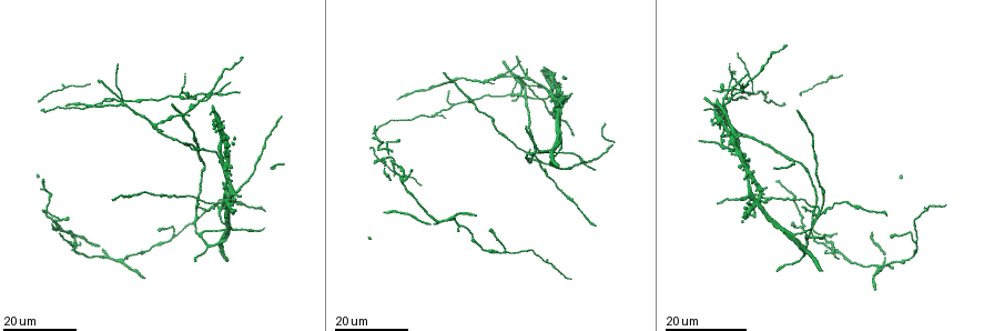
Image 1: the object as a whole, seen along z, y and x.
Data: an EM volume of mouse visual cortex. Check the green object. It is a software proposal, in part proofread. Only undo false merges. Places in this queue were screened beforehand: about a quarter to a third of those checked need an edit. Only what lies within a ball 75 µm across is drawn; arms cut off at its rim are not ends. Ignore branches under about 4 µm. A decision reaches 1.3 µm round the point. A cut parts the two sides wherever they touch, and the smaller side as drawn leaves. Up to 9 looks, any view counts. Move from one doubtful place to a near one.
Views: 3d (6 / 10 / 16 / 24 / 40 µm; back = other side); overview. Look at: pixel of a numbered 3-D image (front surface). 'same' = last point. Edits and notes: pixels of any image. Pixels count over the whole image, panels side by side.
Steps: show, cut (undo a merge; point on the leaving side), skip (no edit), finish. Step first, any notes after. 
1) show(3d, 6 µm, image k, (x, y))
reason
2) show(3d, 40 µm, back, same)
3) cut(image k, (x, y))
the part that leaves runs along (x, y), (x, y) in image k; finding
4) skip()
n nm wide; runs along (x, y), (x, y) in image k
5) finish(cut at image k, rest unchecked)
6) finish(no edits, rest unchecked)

show(3d, 16 µm, image 1, (549, 95))
two arms in line, one across

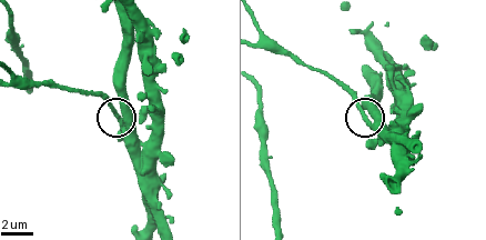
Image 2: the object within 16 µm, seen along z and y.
show(3d, 10 µm, image 2, (364, 112))

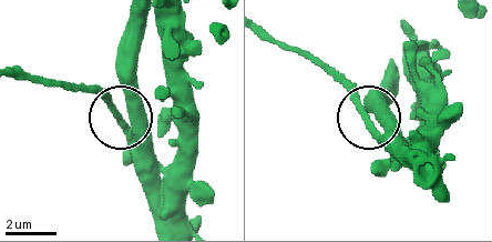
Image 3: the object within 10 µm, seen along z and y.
skip()
side arm 17 µm; 3 arms; all the same neuron

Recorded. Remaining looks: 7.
show(3d, 24 µm, image 1, (807, 240))
two arms in line, one across

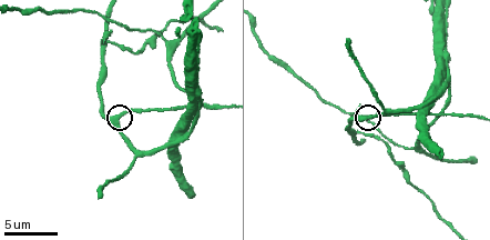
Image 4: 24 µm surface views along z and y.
show(3d, 10 µm, image 4, (119, 120))
zoom in

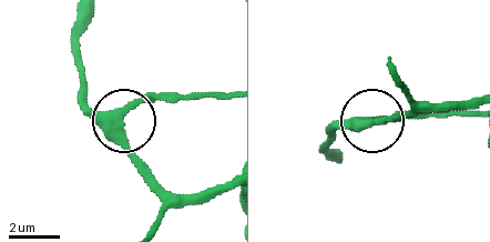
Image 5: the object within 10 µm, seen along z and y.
skip()
330 nm wide; runs along (330, 160), (324, 148), (337, 131), (449, 116) in image 5; one neuron here

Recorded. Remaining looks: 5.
show(3d, 24 µm, image 1, (755, 202))
three-way junction

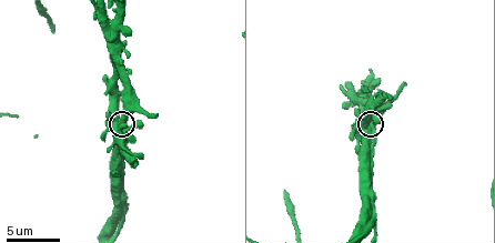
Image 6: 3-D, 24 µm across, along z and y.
show(3d, 6 µm, image 6, (120, 120))

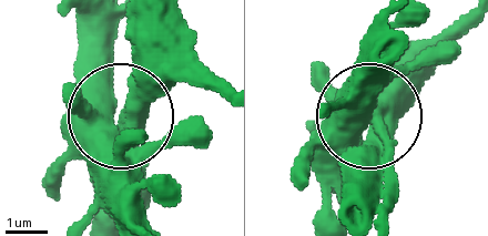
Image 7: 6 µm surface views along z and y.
show(3d, 6 µm, back, same)

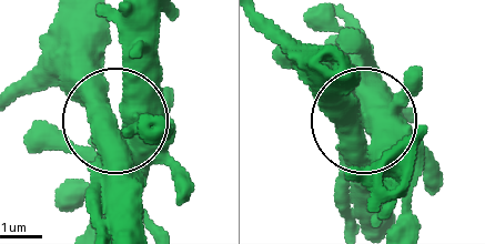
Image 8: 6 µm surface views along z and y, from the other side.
skip()
530 nm wide; all the same neuron

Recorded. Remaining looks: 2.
show(3d, 16 µm, image 1, (525, 75))
small branch off a trunk

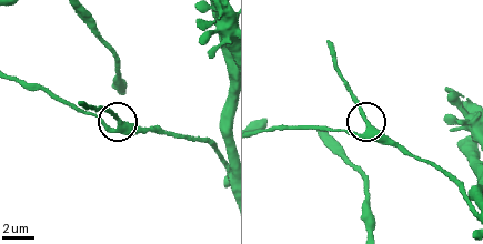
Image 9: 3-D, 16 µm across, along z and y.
show(3d, 6 µm, image 9, (117, 129))

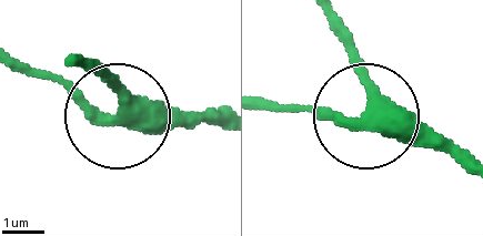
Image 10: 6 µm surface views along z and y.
skip()
3 arms; one neuron here

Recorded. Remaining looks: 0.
finish(no edits, rest unchecked)

